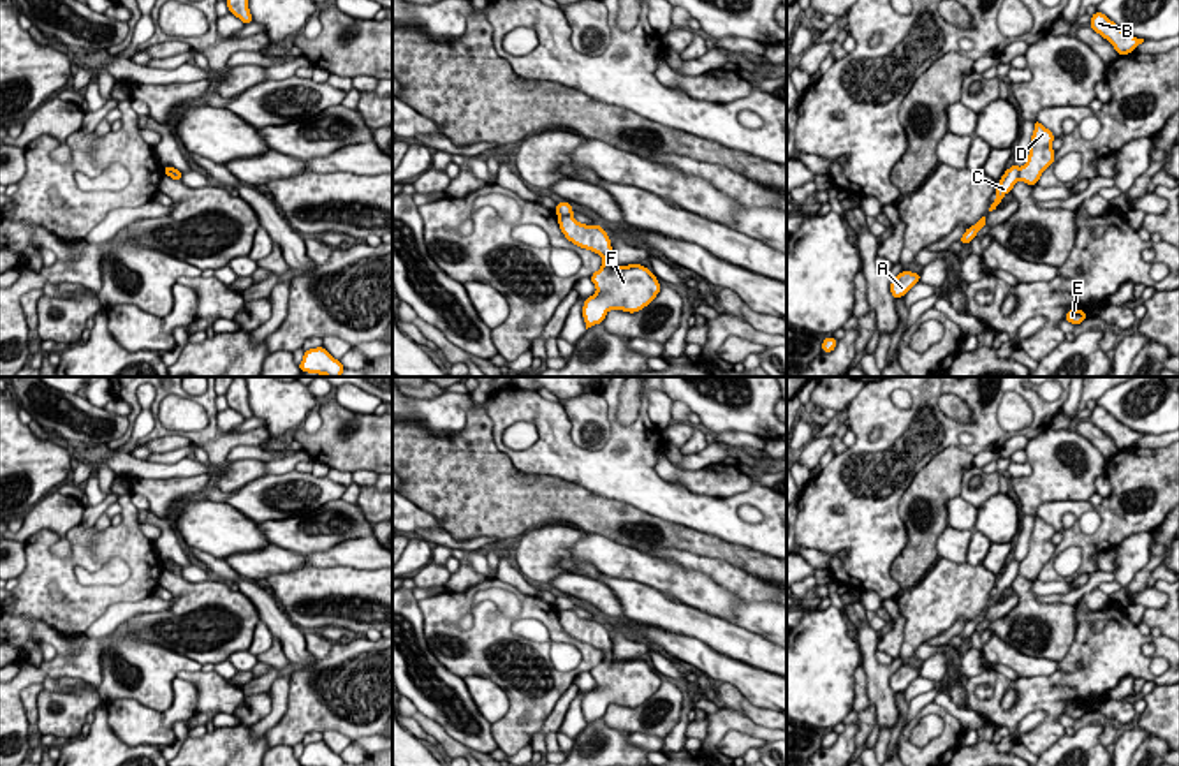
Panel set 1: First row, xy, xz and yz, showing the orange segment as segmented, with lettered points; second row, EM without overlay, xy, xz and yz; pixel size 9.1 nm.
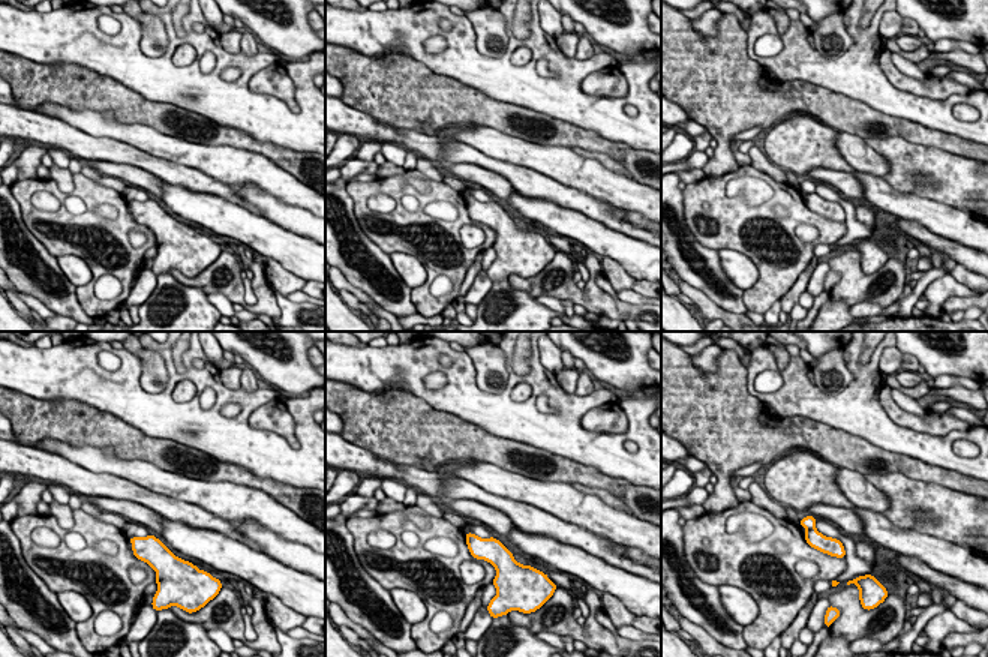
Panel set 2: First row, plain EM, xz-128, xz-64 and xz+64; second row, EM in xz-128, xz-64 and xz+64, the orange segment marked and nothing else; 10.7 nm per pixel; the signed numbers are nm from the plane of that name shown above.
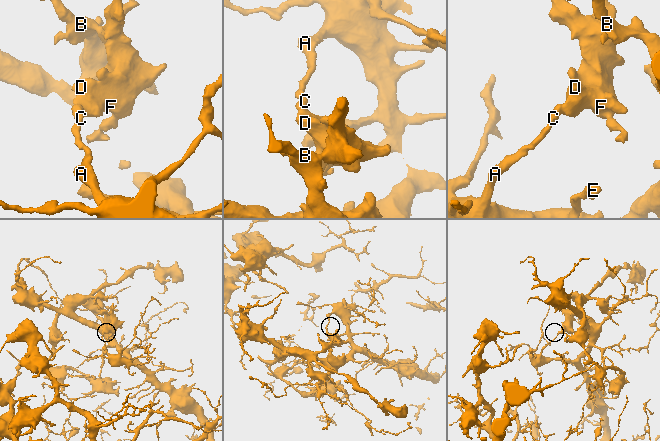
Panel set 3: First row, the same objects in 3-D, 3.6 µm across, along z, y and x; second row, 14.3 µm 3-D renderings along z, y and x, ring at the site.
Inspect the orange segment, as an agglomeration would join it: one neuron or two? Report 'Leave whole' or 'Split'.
Split

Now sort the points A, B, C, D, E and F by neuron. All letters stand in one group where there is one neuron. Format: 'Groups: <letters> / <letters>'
Groups: A C E / B D F

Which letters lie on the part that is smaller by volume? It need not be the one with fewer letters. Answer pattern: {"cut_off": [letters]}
{"cut_off": ["B", "D", "F"]}

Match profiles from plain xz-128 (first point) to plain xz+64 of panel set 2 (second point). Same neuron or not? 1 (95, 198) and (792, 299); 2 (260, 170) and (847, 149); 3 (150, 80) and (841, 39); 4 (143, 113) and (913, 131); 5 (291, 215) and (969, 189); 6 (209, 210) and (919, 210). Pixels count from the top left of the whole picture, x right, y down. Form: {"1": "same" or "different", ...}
{"1": "different", "2": "same", "3": "different", "4": "same", "5": "different", "6": "different"}

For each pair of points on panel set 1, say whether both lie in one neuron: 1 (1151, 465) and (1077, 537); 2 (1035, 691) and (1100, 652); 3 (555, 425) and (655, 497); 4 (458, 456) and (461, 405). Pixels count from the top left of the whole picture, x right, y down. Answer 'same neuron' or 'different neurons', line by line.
1: same neuron
2: same neuron
3: same neuron
4: different neurons

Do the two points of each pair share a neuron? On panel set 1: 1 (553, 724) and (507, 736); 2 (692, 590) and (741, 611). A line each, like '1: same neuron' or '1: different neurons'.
1: different neurons
2: same neuron

